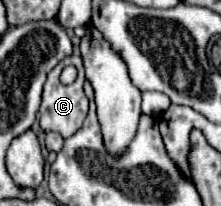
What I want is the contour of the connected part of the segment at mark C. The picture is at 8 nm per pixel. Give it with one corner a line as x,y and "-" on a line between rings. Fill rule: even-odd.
72,54
72,56
68,56
68,58
64,58
62,62
58,62
56,64
56,68
48,74
48,80
46,80
46,84
44,84
44,92
42,92
42,104
40,104
40,126
42,126
42,130
44,132
48,132
48,130
52,130
52,132
58,132
60,136
64,136
64,138
70,138
80,126
82,126
82,122
84,122
84,118
86,118
86,114
88,114
88,98
86,98
86,94
84,94
84,64
82,64
82,58
78,56
78,54
-
68,64
74,64
76,68
78,68
78,78
76,78
76,82
74,84
70,84
70,86
64,86
64,84
60,84
60,72
62,72
62,68
64,66
68,66

